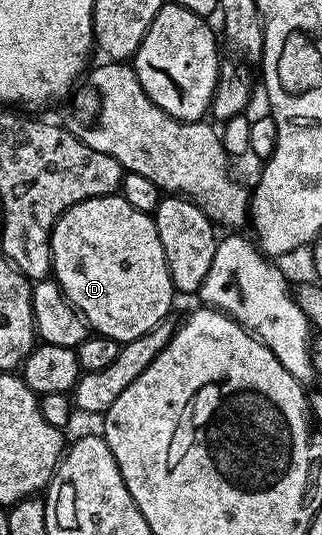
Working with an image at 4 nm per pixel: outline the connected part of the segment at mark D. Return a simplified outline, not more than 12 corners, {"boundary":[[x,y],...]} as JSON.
{"boundary":[[94,196],[51,231],[51,270],[120,345],[177,296],[154,219]]}

